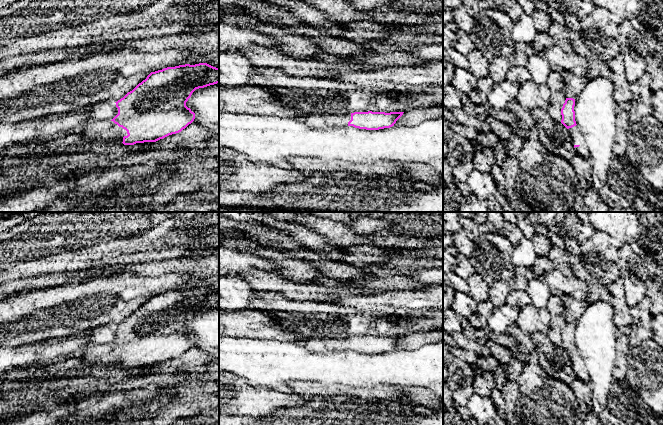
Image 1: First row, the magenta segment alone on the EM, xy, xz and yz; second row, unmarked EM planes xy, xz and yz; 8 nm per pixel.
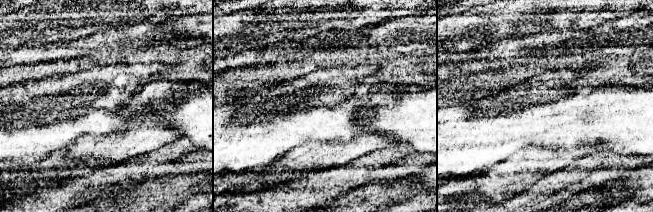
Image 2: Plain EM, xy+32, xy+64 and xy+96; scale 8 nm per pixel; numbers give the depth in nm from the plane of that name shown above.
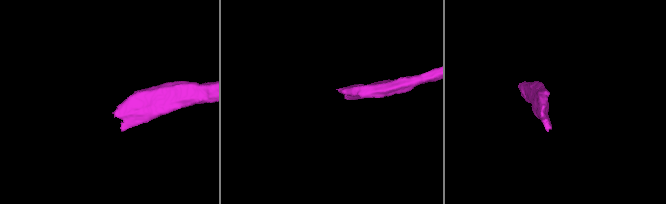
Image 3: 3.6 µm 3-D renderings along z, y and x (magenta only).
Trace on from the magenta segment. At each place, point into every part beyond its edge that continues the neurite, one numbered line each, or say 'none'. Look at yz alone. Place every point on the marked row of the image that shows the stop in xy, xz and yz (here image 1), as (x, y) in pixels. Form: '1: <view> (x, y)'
1: yz (577, 138)

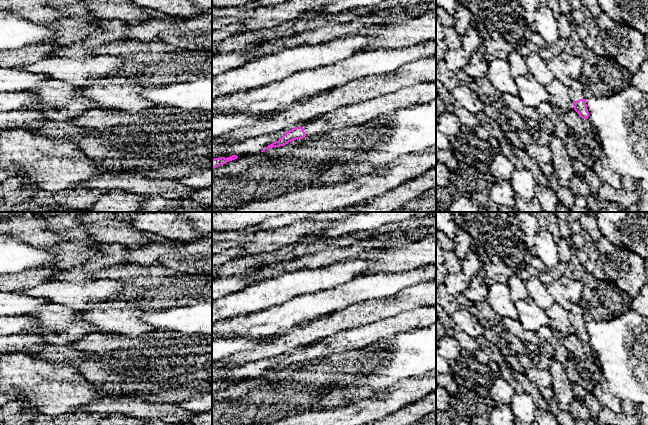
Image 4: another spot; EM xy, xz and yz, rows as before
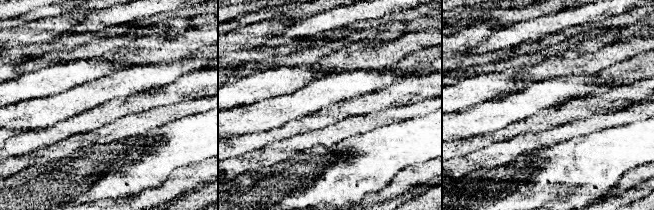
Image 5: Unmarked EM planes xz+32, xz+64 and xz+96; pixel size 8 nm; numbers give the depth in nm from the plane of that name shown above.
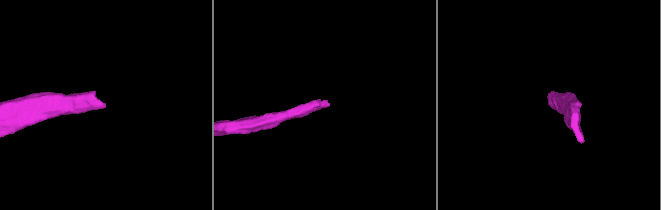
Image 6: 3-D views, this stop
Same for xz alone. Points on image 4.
1: xz (359, 114)

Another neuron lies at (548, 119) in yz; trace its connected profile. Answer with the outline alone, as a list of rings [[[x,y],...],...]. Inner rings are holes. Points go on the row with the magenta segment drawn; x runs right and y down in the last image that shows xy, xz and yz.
[[[542,103],[536,108],[539,114],[538,129],[549,131],[554,136],[557,136],[564,141],[568,137],[570,128],[566,125],[562,116],[556,114],[553,105],[550,103]]]

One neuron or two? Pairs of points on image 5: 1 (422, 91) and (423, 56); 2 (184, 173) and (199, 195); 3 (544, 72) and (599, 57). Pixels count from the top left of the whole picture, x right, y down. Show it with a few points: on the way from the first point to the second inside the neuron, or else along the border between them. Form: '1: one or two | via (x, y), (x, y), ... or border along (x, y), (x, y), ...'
1: two | border along (431, 72), (414, 75)
2: two | border along (207, 181), (186, 192)
3: one | via (558, 66), (576, 66), (585, 63)

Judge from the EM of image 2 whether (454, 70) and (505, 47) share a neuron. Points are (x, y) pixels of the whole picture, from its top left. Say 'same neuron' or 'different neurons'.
same neuron

